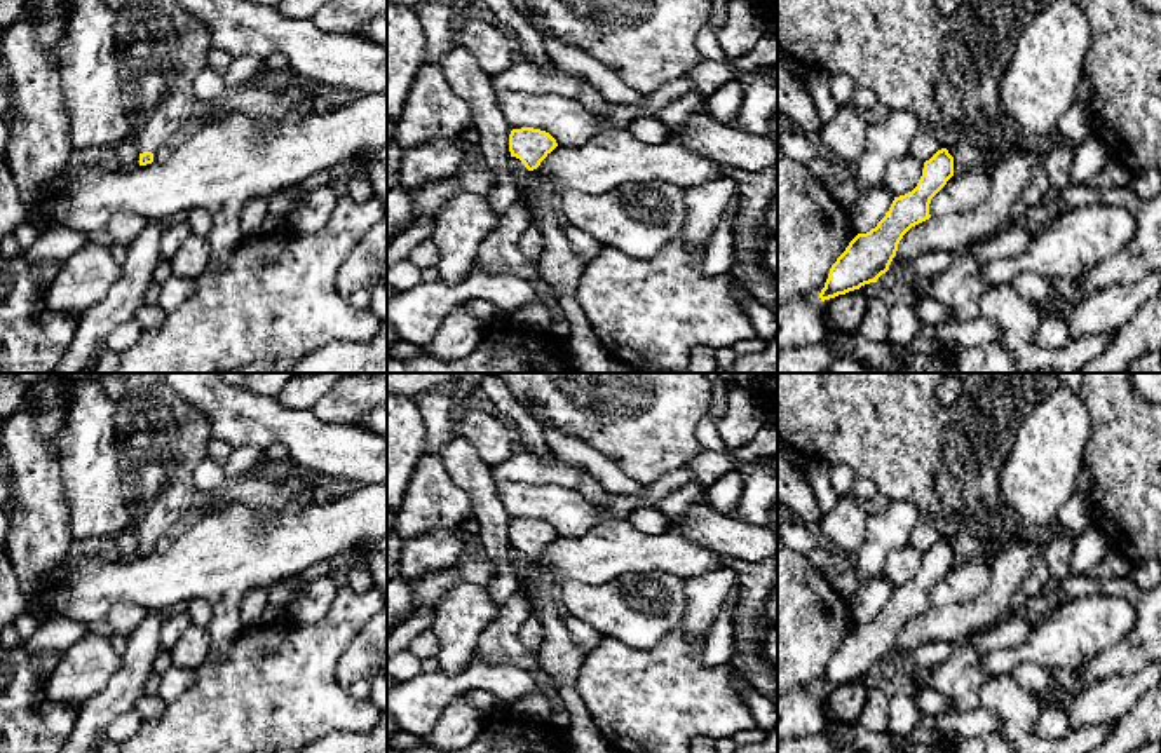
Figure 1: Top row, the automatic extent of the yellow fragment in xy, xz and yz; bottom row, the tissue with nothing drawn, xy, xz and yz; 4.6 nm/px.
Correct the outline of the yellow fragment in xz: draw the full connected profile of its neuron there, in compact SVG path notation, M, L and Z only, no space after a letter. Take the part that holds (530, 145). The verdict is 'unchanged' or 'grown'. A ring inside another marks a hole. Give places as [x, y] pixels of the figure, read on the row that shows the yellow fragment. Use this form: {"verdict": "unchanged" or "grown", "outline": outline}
{"verdict": "unchanged", "outline": "M521 127L509 134L511 157L519 159L528 171L537 169L556 146L556 139L540 129Z"}

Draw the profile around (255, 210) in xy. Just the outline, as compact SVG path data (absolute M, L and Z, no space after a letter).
M253 197L244 204L241 228L242 237L256 235L261 232L261 223L268 214L268 204L263 197Z

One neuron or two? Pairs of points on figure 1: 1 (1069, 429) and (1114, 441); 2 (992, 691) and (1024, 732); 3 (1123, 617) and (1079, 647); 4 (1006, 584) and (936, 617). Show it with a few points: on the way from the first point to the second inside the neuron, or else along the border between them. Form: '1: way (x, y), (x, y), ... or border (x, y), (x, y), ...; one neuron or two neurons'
1: border (1078, 394), (1088, 410), (1085, 461); two neurons
2: way (1003, 701), (1017, 715), (1017, 722); one neuron
3: way (1113, 617), (1090, 637); one neuron
4: way (989, 602), (971, 617), (954, 617); one neuron

